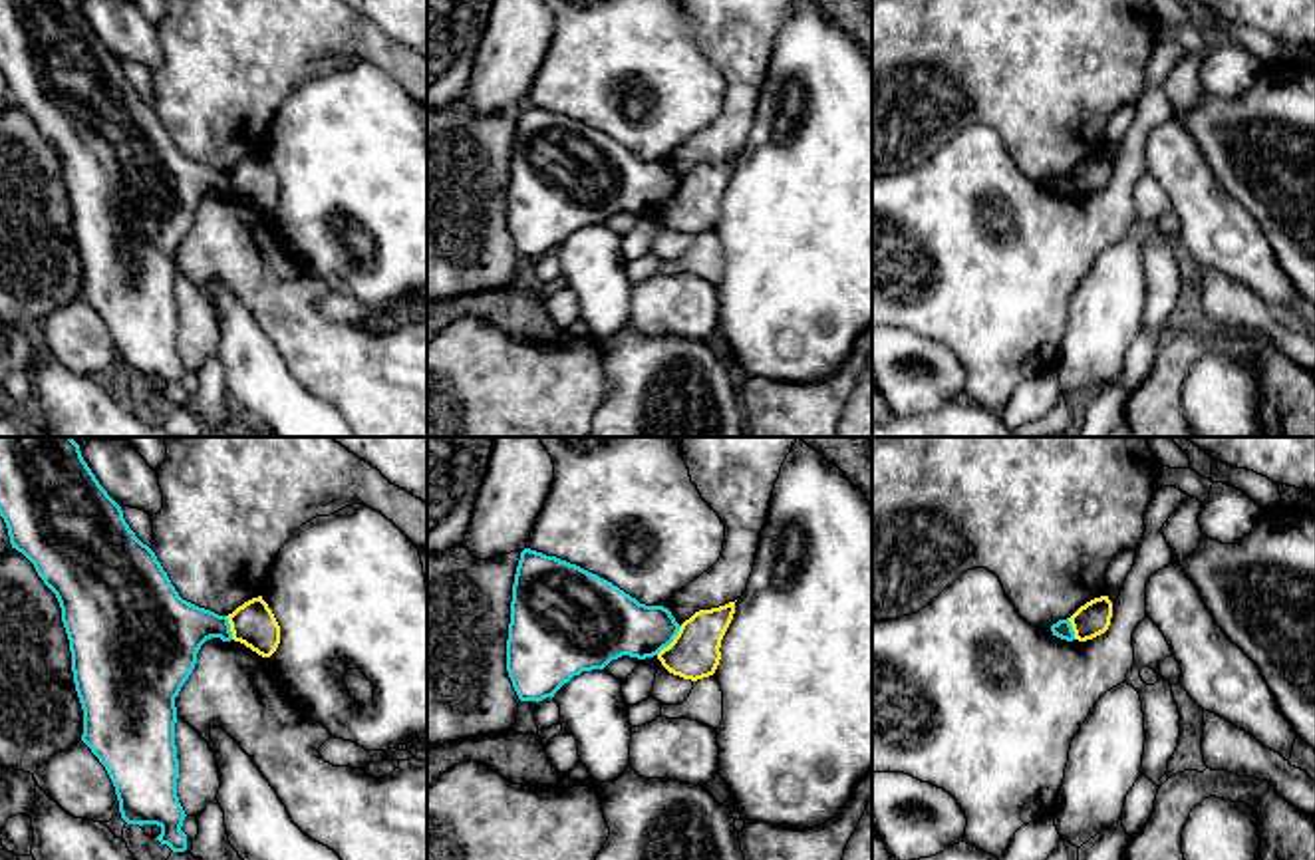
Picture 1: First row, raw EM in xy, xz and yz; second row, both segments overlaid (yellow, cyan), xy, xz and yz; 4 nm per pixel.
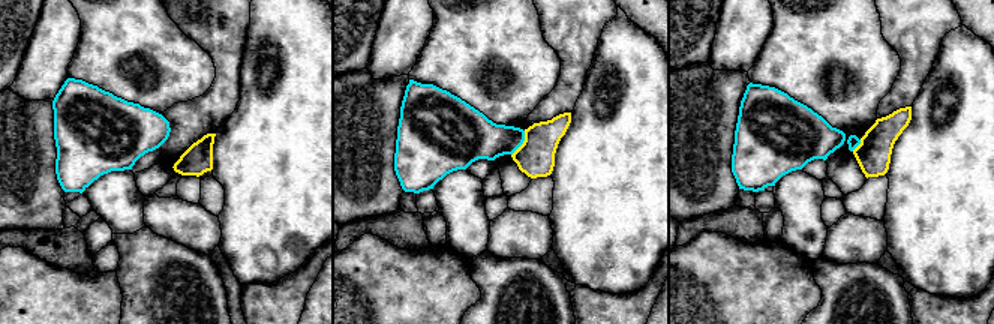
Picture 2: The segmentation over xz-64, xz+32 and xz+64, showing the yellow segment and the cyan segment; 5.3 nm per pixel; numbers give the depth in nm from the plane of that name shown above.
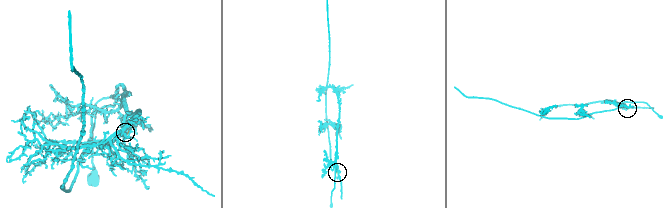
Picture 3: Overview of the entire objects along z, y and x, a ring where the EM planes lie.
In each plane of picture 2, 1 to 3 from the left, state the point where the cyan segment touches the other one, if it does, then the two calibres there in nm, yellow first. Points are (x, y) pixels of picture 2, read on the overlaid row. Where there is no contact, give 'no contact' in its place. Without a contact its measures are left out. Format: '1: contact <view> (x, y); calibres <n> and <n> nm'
1: no contact
2: contact xz+32 (523, 143); calibres 200 and 220 nm
3: contact xz+64 (858, 146); calibres 190 and 70 nm

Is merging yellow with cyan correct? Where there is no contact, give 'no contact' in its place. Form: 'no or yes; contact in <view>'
no; contact in xz

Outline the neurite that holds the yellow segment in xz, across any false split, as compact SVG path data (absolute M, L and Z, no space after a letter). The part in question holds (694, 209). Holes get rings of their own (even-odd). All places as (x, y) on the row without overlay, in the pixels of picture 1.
M735 157L699 165L685 175L673 197L658 209L661 220L683 234L703 234L715 228L721 215L721 195L733 175Z

